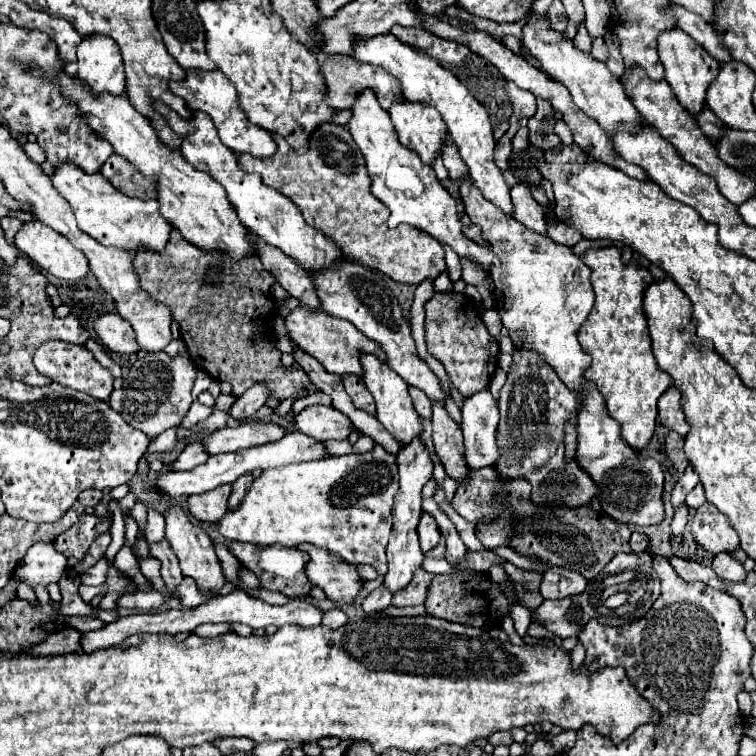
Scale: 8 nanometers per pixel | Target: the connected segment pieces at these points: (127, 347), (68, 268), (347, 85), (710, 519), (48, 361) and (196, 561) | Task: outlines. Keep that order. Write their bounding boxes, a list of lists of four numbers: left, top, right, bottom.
[[94,314,140,354],[16,220,88,282],[322,56,404,112],[692,502,740,556],[34,342,114,400],[166,506,224,596]]

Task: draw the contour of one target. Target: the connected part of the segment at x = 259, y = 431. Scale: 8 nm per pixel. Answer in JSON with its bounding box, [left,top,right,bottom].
[198,422,286,456]

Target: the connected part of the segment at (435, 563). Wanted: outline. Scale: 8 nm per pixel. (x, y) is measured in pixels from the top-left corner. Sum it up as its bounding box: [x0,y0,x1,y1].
[422,556,456,574]

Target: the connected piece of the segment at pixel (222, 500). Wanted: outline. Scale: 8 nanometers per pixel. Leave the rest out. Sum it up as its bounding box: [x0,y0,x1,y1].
[188,484,232,522]

